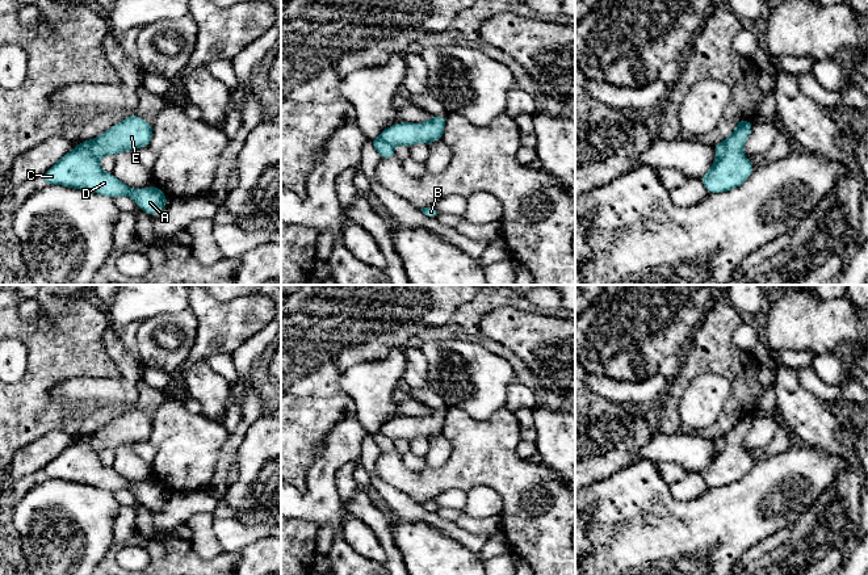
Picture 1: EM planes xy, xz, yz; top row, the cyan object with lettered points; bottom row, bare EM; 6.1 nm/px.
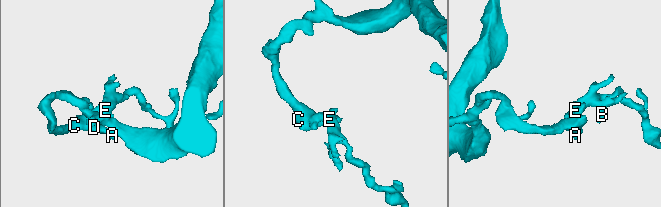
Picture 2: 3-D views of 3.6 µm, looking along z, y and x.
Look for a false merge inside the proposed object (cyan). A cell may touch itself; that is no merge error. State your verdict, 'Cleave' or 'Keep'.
Cleave

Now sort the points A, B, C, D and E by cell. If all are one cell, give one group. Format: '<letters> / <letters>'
A C D / B E

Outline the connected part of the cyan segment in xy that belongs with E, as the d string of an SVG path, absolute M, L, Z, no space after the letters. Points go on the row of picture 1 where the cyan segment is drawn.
M134 113L96 137L91 152L97 159L104 155L117 156L126 150L134 151L150 146L152 134L154 126Z

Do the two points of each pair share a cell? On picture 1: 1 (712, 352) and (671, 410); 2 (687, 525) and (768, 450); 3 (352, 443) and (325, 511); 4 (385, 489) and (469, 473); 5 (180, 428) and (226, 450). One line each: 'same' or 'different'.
1: same
2: different
3: same
4: different
5: different

